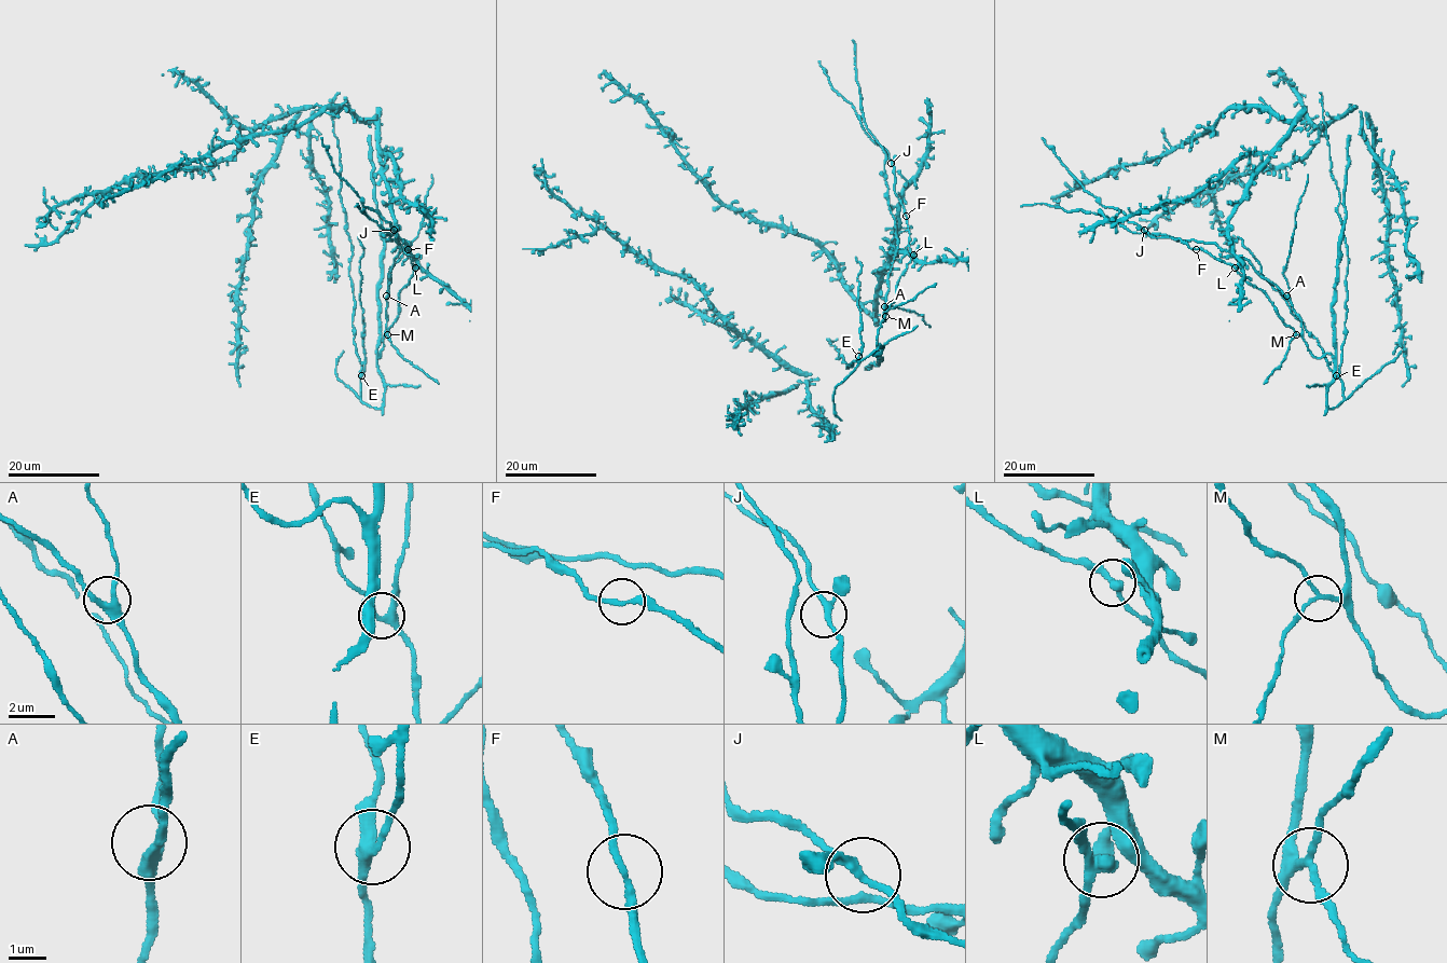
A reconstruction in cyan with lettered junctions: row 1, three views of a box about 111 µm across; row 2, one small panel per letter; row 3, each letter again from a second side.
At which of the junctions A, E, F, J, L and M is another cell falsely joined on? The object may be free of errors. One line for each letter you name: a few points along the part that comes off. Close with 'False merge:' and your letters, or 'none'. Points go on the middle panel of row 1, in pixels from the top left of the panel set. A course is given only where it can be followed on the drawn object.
M: Course of the part to remove: (885, 315), (889, 308), (914, 298), (936, 283)
False merge: M

